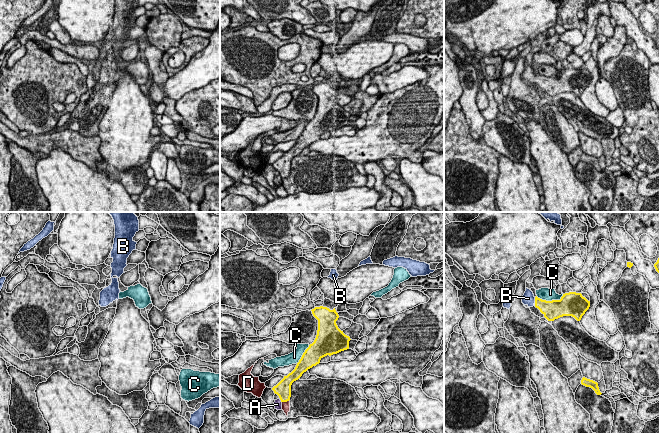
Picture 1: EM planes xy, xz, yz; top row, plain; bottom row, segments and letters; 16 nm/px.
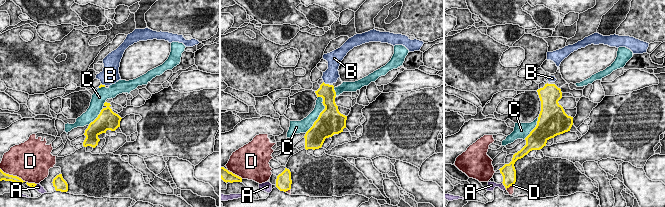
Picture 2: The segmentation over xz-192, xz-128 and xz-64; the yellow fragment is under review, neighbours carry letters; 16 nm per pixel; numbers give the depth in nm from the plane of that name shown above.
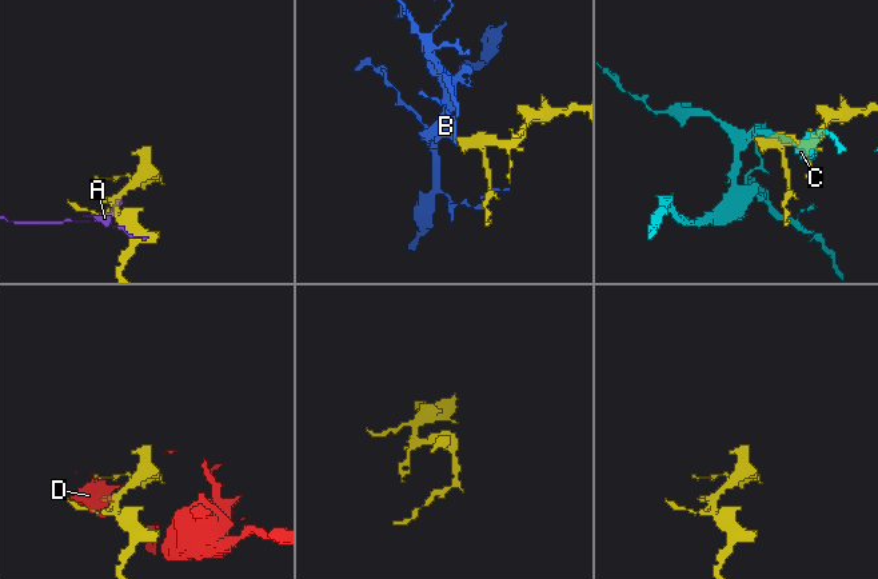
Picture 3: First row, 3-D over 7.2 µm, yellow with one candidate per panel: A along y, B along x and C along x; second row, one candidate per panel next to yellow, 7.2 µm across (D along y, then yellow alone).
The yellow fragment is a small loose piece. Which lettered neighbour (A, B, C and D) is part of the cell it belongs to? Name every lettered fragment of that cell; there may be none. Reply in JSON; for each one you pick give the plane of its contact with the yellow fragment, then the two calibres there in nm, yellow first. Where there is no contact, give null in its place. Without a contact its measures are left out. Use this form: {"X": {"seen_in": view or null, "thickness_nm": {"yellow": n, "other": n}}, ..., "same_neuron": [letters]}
{"B": {"seen_in": "yz", "thickness_nm": {"yellow": 240, "other": 190}}, "same_neuron": ["B"]}

